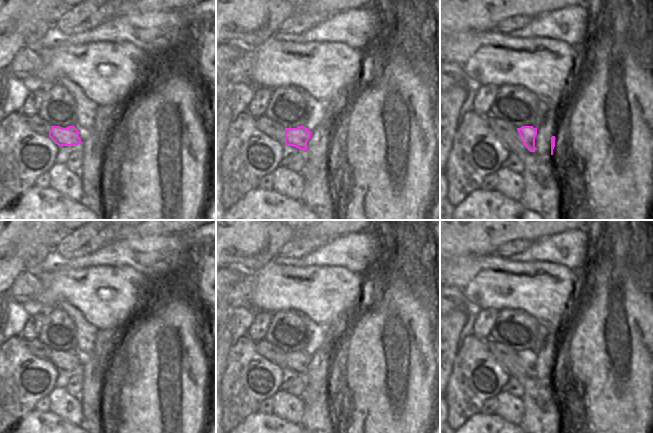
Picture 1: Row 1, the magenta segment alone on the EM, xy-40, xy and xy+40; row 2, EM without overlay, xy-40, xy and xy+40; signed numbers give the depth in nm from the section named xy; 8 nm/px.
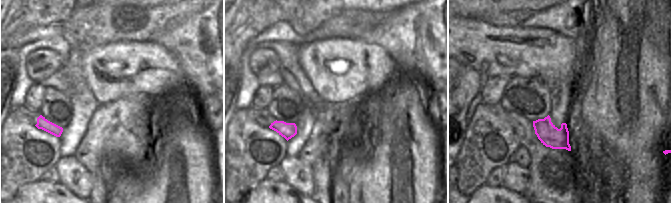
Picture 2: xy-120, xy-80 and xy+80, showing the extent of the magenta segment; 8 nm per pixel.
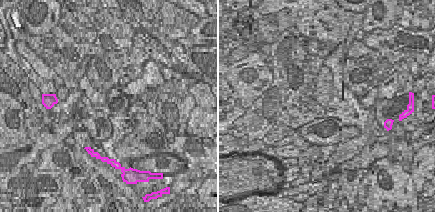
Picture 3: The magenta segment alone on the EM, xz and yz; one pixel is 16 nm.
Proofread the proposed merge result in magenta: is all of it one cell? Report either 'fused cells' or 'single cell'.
fused cells

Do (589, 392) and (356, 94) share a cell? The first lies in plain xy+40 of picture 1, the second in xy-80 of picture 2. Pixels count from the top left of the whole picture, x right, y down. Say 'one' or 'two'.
two

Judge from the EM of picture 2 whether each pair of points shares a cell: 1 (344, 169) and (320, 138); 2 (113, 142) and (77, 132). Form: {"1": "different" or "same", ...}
{"1": "different", "2": "different"}

